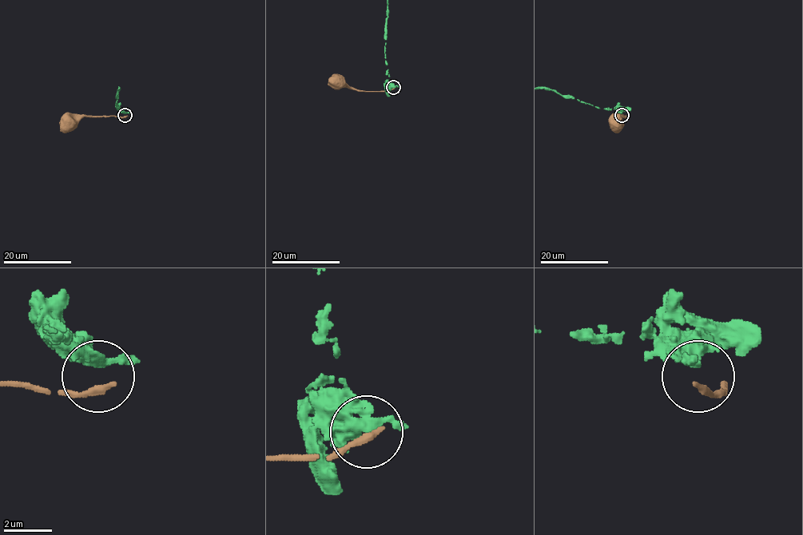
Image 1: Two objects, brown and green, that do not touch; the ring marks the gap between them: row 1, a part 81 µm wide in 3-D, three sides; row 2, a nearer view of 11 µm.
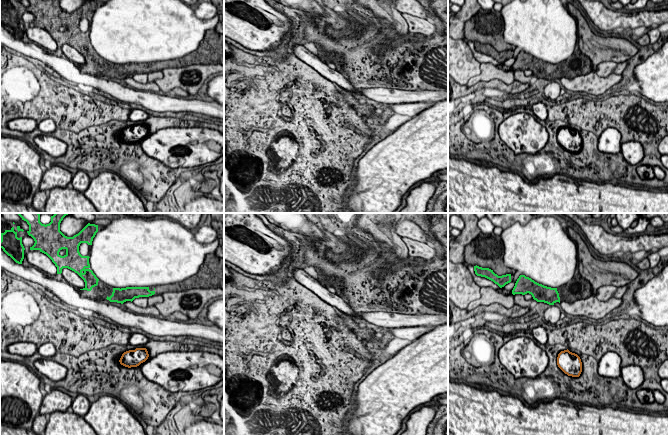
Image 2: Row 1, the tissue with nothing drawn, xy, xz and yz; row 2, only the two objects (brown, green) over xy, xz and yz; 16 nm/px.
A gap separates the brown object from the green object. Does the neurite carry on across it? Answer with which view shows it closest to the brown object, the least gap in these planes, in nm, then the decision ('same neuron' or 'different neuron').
nearest in xy; 750 nm apart; different neuron

